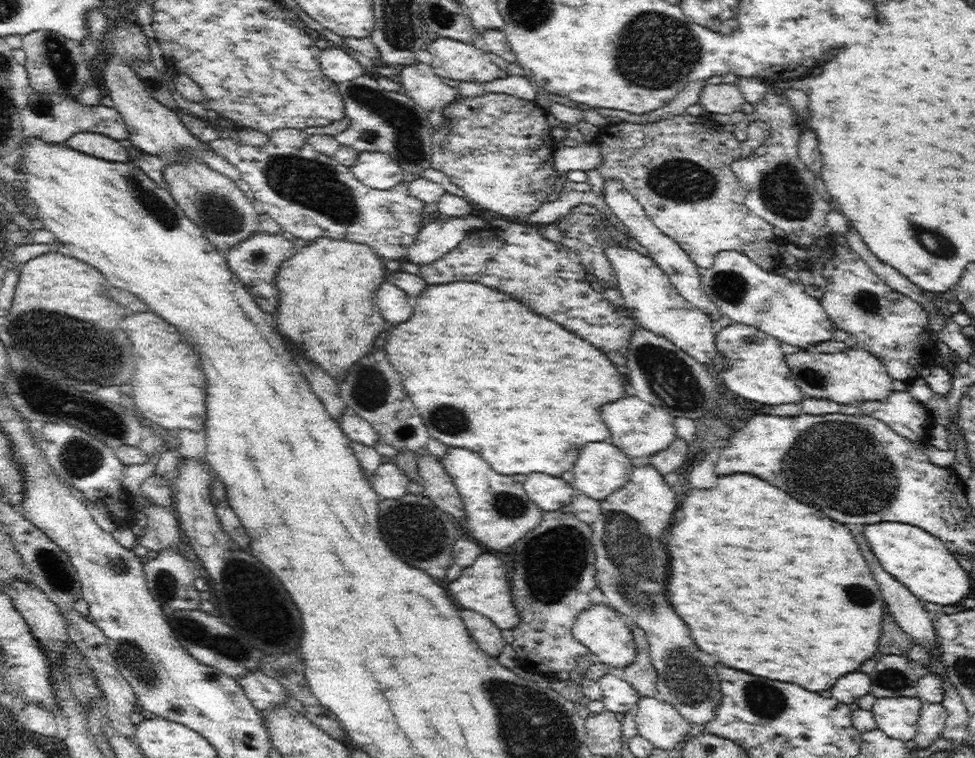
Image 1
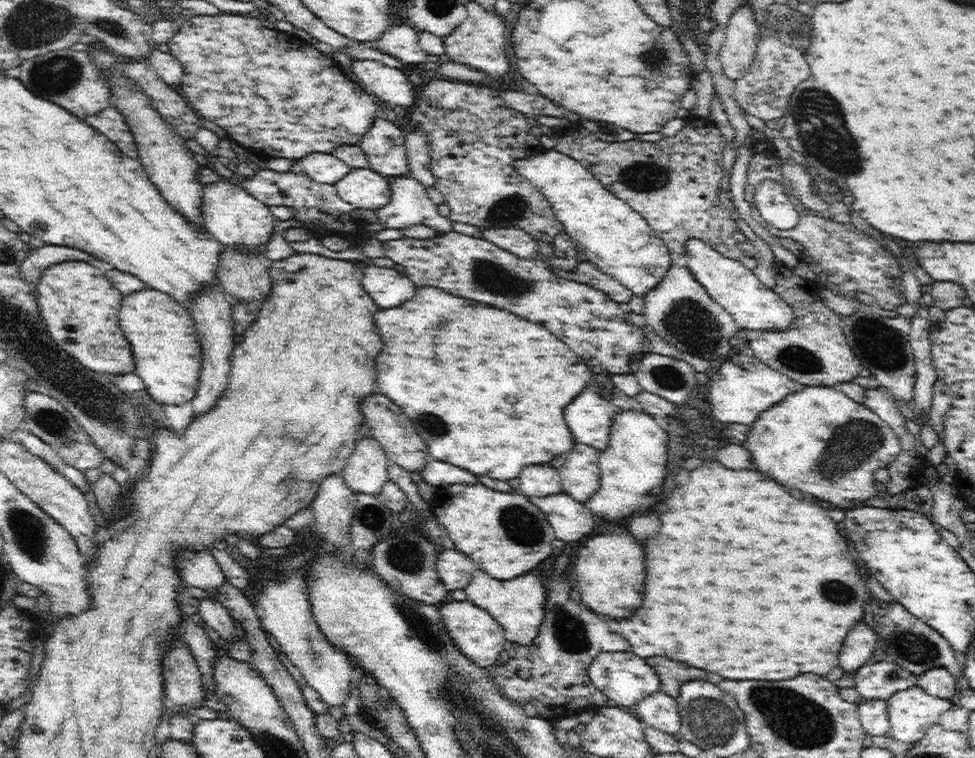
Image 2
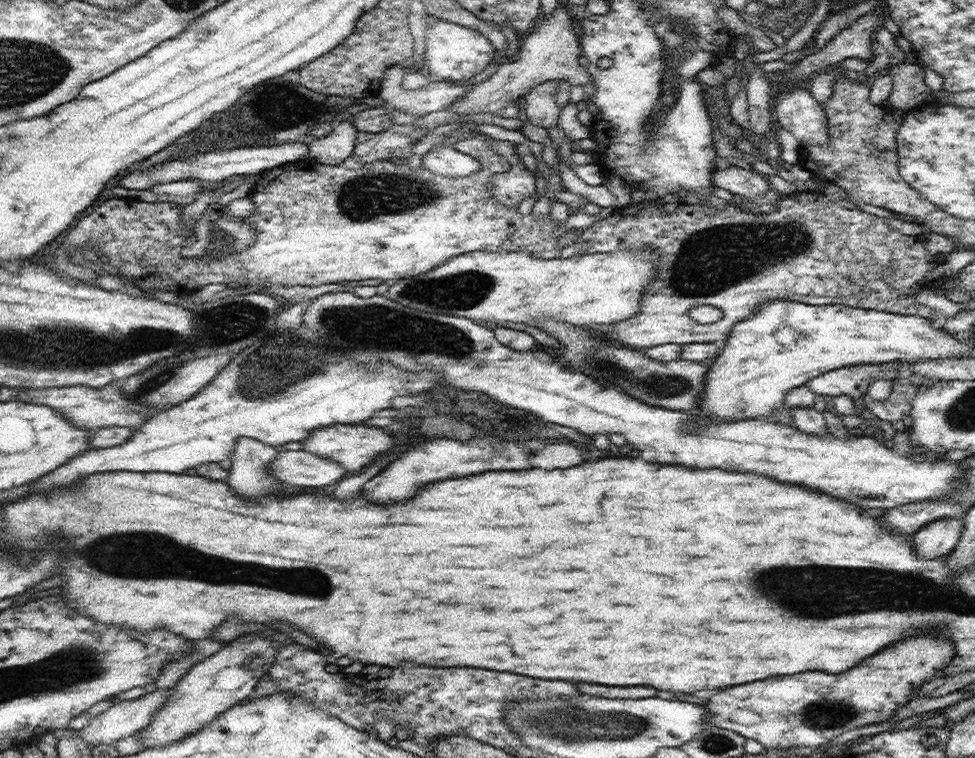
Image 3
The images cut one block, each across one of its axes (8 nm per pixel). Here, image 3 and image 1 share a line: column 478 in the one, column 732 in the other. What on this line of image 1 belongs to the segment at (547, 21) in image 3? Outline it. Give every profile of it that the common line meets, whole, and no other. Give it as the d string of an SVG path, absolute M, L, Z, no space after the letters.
M736 83L707 84L699 95L699 104L706 110L706 115L731 115L739 112L744 103L744 95L740 93Z

